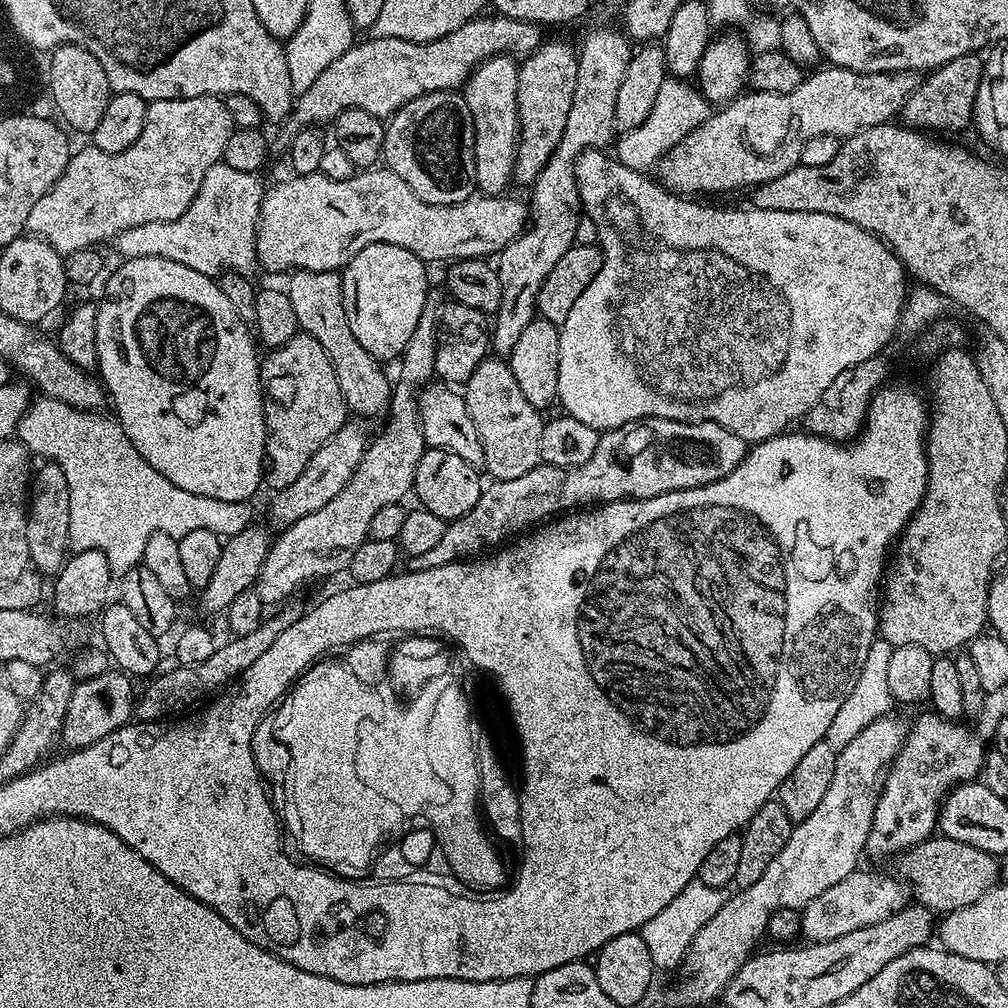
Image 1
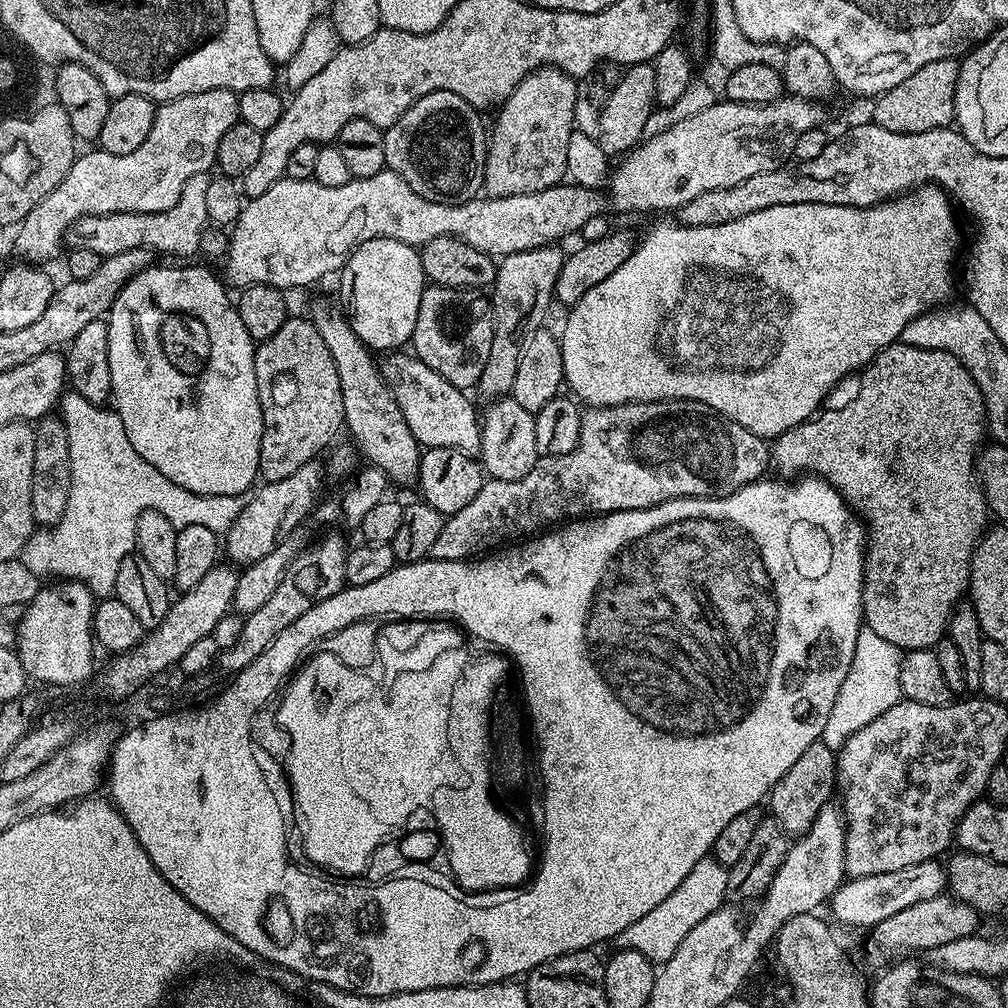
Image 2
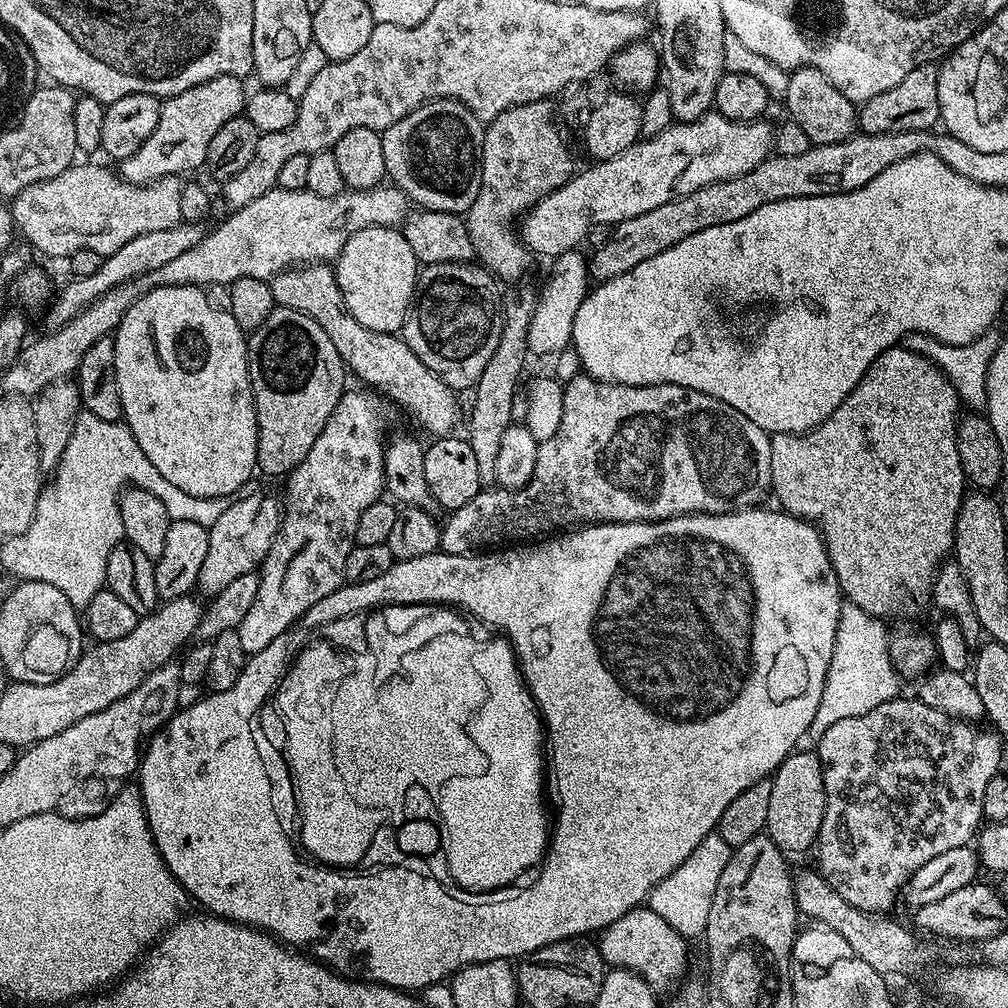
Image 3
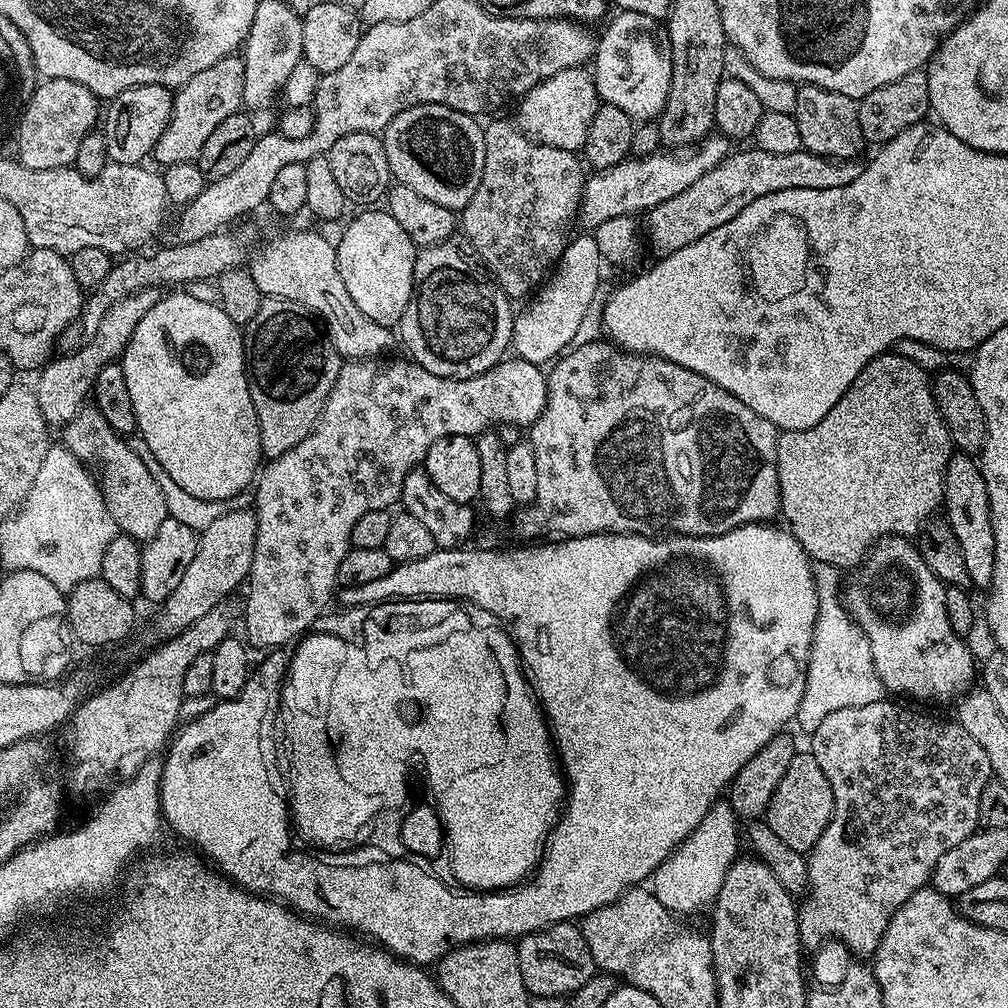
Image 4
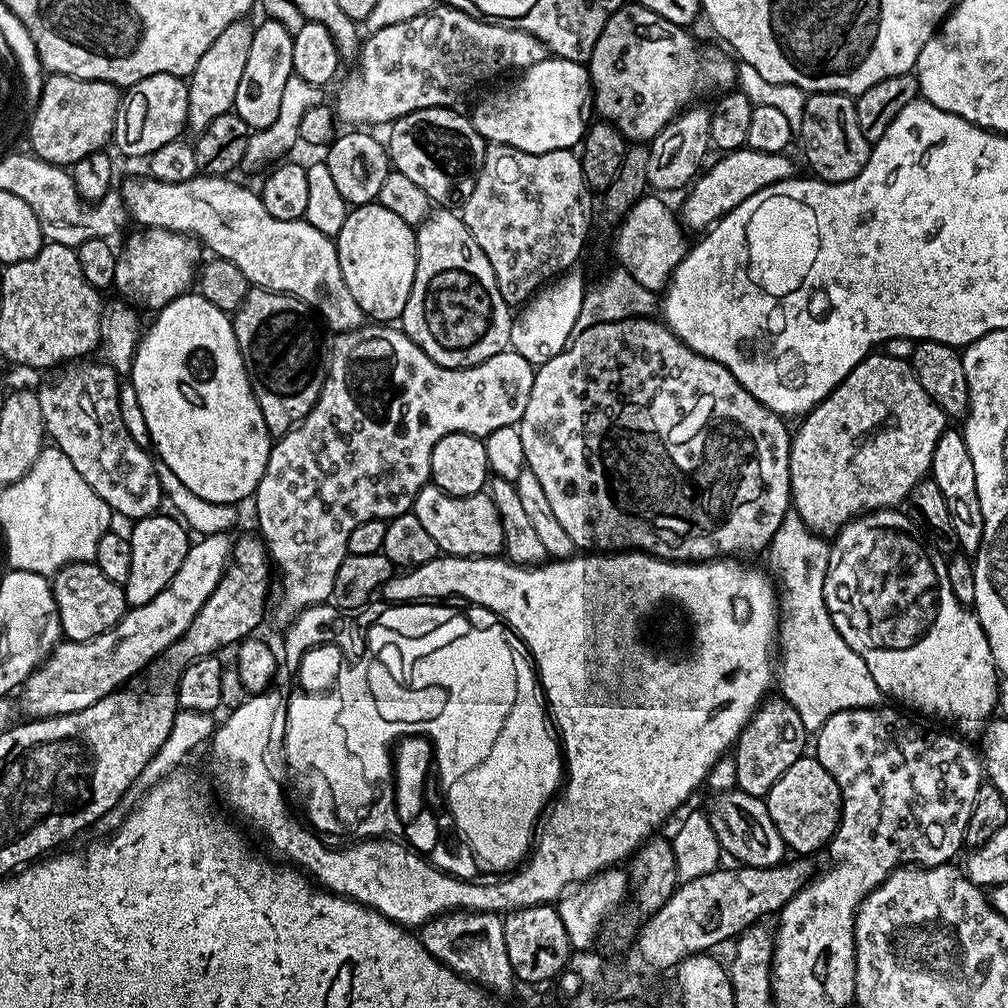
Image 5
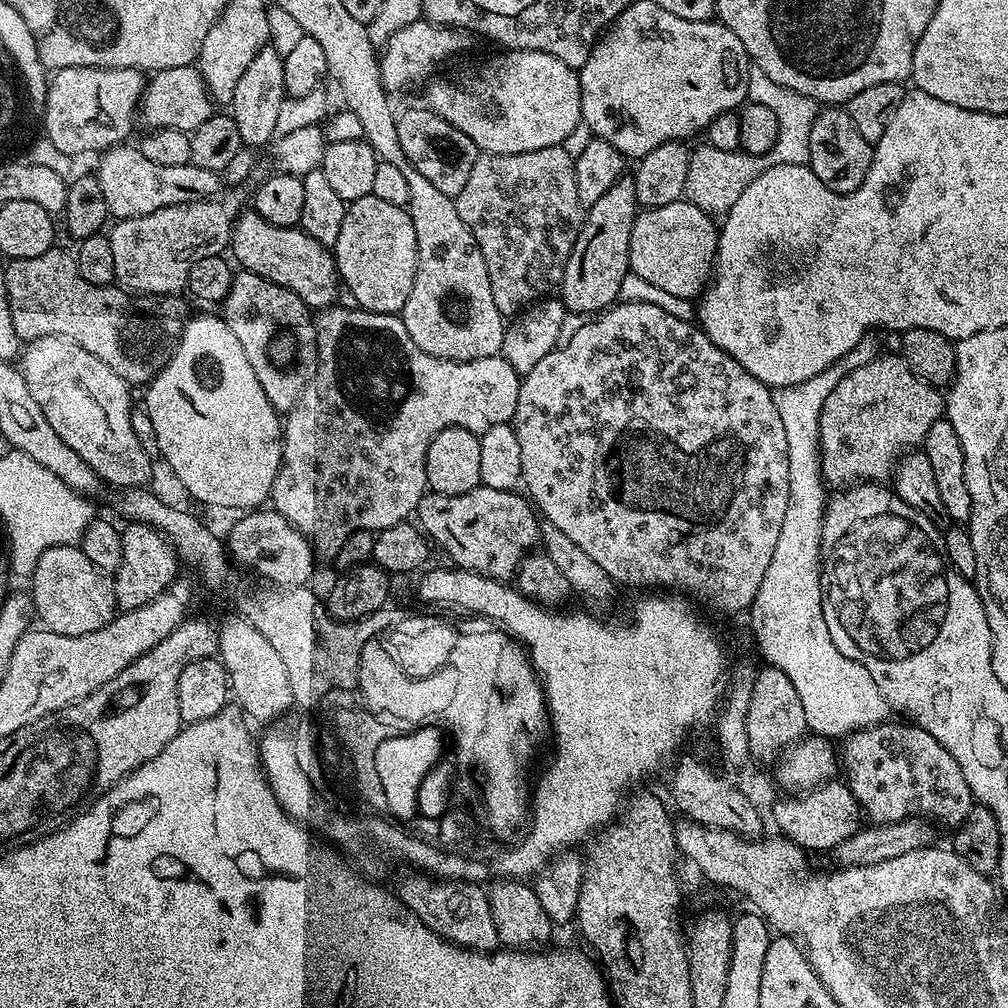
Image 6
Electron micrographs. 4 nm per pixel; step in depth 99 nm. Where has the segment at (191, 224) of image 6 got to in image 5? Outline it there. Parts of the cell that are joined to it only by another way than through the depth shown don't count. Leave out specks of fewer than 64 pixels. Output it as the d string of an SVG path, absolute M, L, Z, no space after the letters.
M149 228L136 230L119 249L115 262L115 282L113 287L119 291L127 303L135 307L144 309L150 308L152 312L159 311L169 304L174 298L183 295L189 288L191 282L193 285L197 270L200 266L200 252L202 246L195 237L187 234L167 231L165 228Z

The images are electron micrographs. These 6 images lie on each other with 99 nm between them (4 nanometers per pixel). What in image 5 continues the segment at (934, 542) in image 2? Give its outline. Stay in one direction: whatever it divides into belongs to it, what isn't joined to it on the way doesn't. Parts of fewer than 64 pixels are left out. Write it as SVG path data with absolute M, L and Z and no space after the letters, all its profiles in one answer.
M873 354L858 362L843 382L799 424L800 429L791 433L791 507L811 532L832 538L865 512L896 508L907 501L914 486L931 473L934 446L938 446L938 438L942 438L946 417L934 398L922 390L922 382L918 382L916 371L909 361L887 354Z

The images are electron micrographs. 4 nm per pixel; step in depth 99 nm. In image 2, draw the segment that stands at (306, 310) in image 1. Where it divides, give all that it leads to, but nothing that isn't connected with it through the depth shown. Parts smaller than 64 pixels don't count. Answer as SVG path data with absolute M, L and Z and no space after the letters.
M316 300L312 304L310 319L318 330L318 335L322 337L322 342L326 342L326 350L330 350L330 358L334 358L334 366L338 370L344 407L344 428L352 435L351 443L358 449L359 455L369 456L372 459L369 460L371 467L382 470L393 485L415 485L420 479L421 446L414 438L414 434L410 434L410 426L406 426L406 418L402 418L402 410L398 410L398 402L388 389L388 383L385 382L377 361L376 364L372 361L373 353L361 342L358 334L354 334L347 315L337 305L336 308L328 300Z

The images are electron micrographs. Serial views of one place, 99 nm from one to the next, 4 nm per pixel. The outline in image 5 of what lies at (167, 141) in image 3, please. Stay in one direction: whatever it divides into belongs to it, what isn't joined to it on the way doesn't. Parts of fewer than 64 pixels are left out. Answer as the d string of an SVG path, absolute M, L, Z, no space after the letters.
M247 19L236 20L218 38L214 38L214 46L198 58L198 66L194 66L192 75L187 77L190 110L188 111L188 128L193 133L204 131L214 118L233 111L234 98L238 94L238 78L242 78L242 70L246 70L246 58L250 55L250 42L254 31L253 25Z

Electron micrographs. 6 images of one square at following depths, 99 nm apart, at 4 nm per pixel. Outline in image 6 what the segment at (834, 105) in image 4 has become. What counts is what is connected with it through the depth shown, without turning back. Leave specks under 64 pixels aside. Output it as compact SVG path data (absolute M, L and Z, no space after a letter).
M824 106L810 128L808 167L831 192L853 192L862 186L870 170L873 144L866 142L850 118L847 107Z

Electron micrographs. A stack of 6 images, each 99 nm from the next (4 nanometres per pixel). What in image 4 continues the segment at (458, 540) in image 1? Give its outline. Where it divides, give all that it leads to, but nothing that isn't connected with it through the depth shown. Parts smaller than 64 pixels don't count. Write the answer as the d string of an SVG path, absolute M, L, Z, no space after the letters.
M604 338L581 346L574 354L570 354L568 372L576 372L576 376L568 376L568 404L560 404L560 416L548 416L548 436L536 436L536 445L532 447L538 465L538 494L534 506L521 507L515 513L518 535L540 538L543 532L560 532L556 534L567 538L617 532L627 536L721 536L744 524L771 521L772 515L780 512L780 483L776 465L778 429L766 422L766 418L754 414L750 406L738 402L734 394L710 382L710 378L702 378L702 374L694 374L694 370L686 370L660 356L625 352Z

